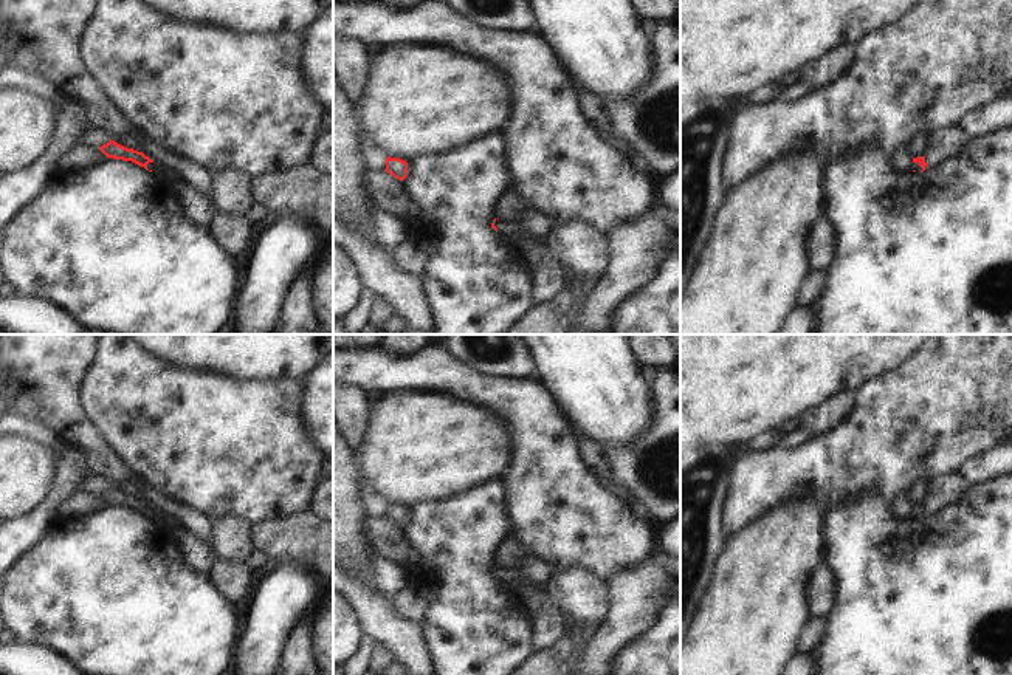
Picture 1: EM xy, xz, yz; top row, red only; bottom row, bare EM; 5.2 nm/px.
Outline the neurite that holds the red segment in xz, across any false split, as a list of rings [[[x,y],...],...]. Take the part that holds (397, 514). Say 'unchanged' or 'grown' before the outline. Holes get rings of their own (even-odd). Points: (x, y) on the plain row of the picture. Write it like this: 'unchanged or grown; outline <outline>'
unchanged; outline [[[386,505],[386,519],[391,520],[394,525],[403,528],[408,519],[408,509],[400,505]]]

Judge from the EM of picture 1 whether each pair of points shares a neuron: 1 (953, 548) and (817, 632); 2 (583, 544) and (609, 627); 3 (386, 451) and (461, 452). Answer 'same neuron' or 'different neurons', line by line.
1: different neurons
2: different neurons
3: same neuron

